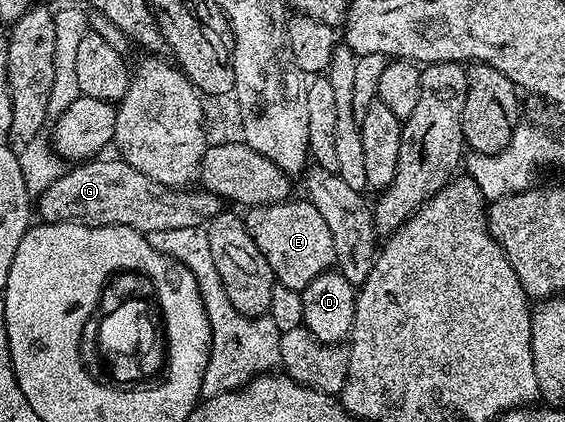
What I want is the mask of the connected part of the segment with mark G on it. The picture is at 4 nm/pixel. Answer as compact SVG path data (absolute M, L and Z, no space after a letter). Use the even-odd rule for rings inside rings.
M107 157L80 162L72 166L75 167L72 171L64 170L59 179L38 196L38 218L44 223L84 223L90 227L125 225L146 233L202 227L225 209L225 200L211 191L161 185L161 181L145 177L141 169L133 169L124 159L103 158Z

